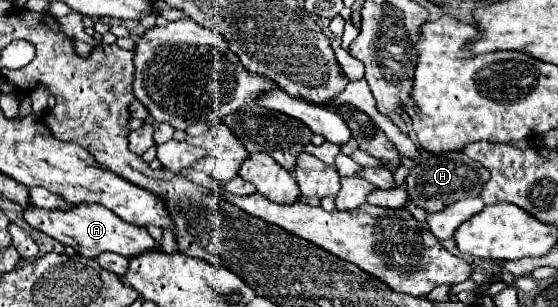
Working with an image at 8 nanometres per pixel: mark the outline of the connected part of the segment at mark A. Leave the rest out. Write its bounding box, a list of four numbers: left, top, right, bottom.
[24,203,162,259]

